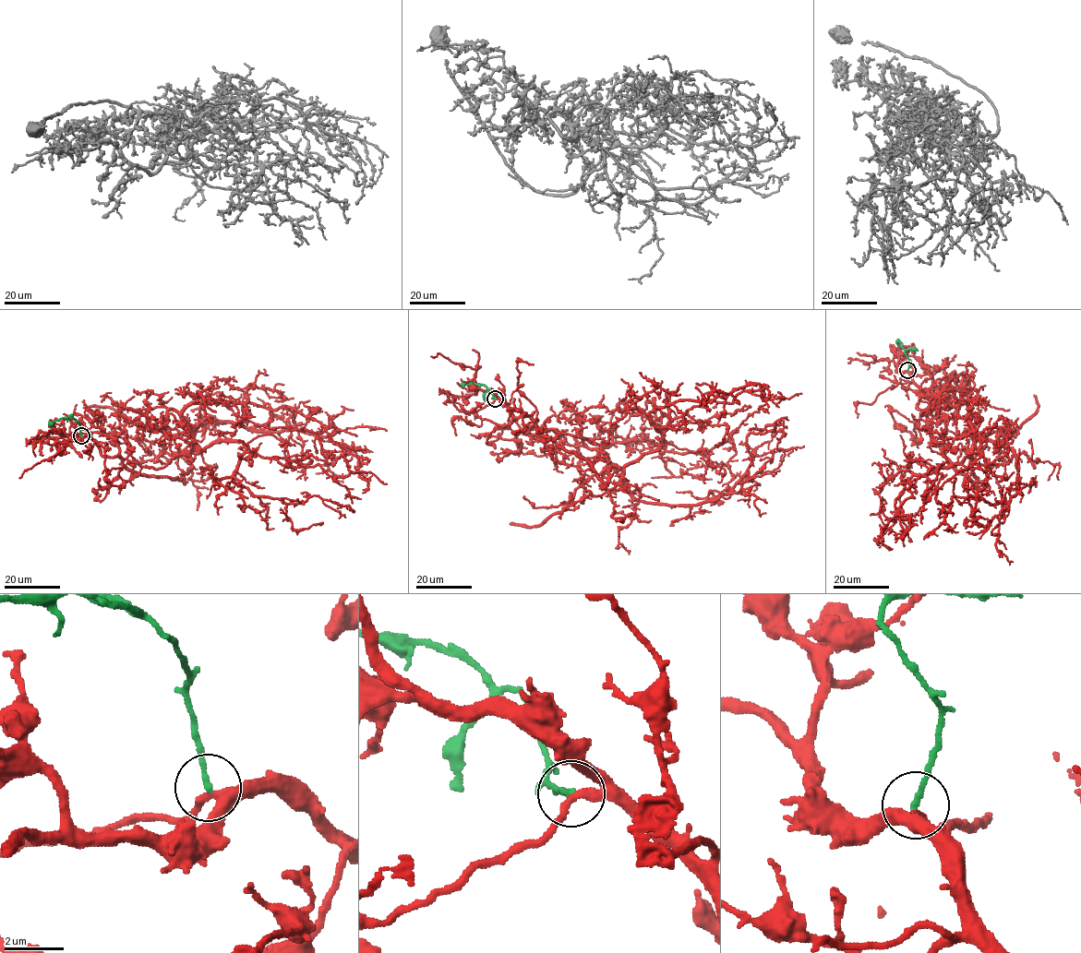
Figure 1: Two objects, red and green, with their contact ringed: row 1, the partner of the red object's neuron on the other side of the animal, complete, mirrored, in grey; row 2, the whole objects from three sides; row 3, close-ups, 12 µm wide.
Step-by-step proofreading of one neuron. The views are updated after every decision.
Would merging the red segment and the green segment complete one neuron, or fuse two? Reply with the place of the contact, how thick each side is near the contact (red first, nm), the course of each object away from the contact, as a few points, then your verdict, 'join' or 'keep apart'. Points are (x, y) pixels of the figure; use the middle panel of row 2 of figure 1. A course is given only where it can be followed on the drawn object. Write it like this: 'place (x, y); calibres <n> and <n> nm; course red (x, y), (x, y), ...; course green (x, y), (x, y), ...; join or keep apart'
place (495, 399); calibres 260 and 180 nm; course red (495, 399), (604, 485), (612, 463), (635, 499), (671, 506), (726, 494), (751, 461), (749, 434), (788, 420); course green (495, 399), (489, 389), (483, 384), (471, 383), (462, 386); keep apart

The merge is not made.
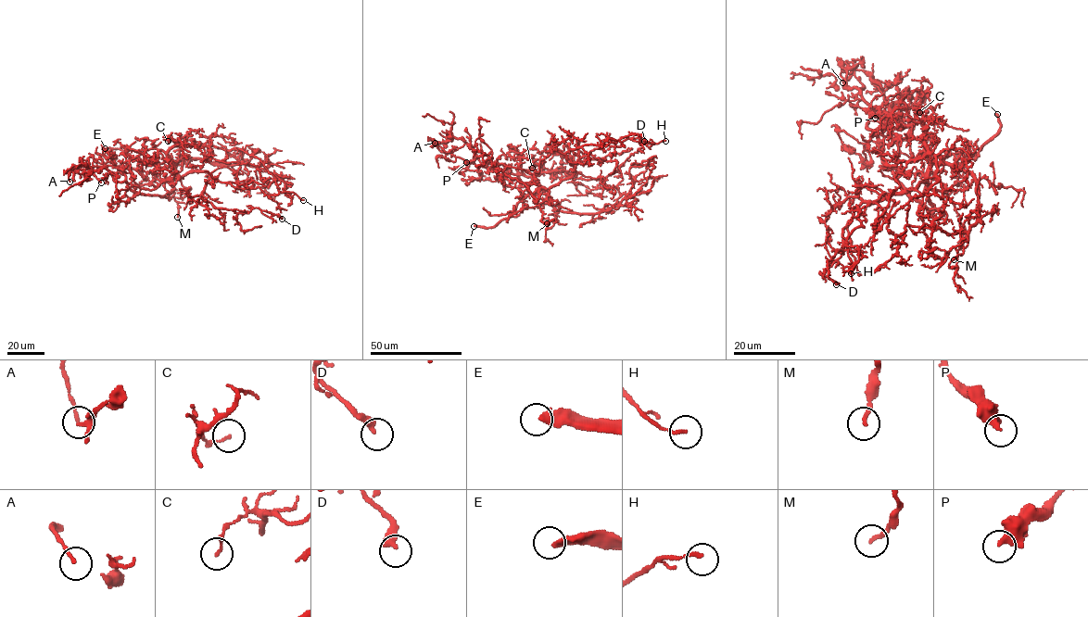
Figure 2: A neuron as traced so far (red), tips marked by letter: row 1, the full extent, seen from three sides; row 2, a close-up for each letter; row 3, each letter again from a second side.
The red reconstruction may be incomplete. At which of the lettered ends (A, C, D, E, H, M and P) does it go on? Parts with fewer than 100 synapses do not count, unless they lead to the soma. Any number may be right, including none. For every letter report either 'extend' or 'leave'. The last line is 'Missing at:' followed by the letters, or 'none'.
A: leave
C: leave
D: leave
E: extend
H: leave
M: leave
P: leave
Missing at: E

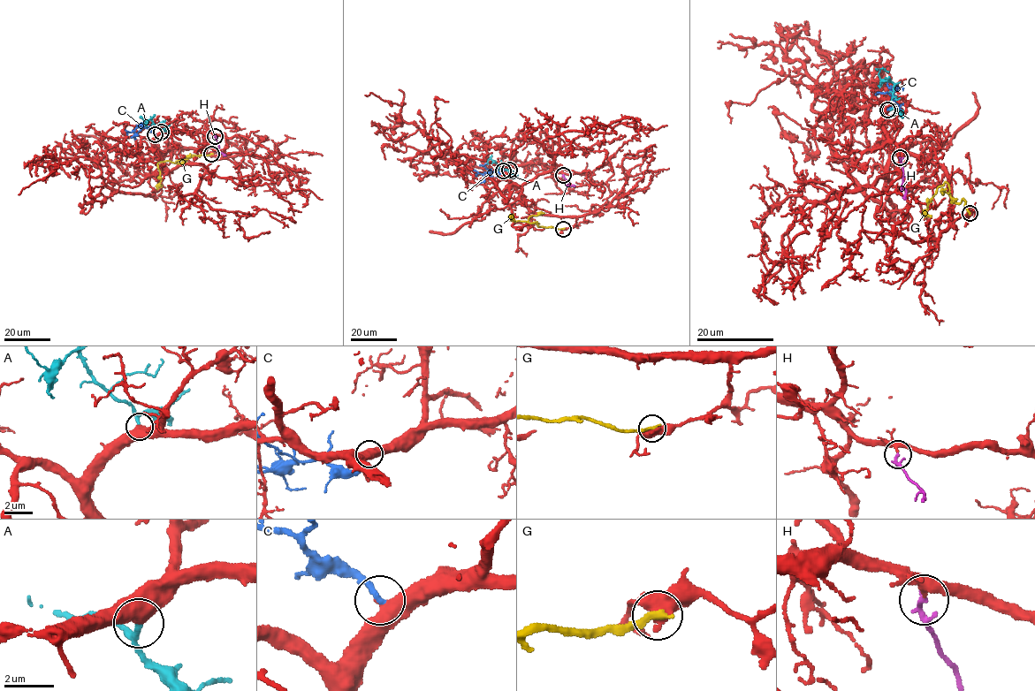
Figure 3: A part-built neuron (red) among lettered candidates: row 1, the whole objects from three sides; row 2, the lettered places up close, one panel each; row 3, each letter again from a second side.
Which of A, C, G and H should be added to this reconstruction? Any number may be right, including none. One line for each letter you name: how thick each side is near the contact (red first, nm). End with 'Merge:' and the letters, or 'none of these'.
A: 650 nm thick on the red side, 180 nm on the other
H: 200 nm thick on the red side, 220 nm on the other
Merge: A, H

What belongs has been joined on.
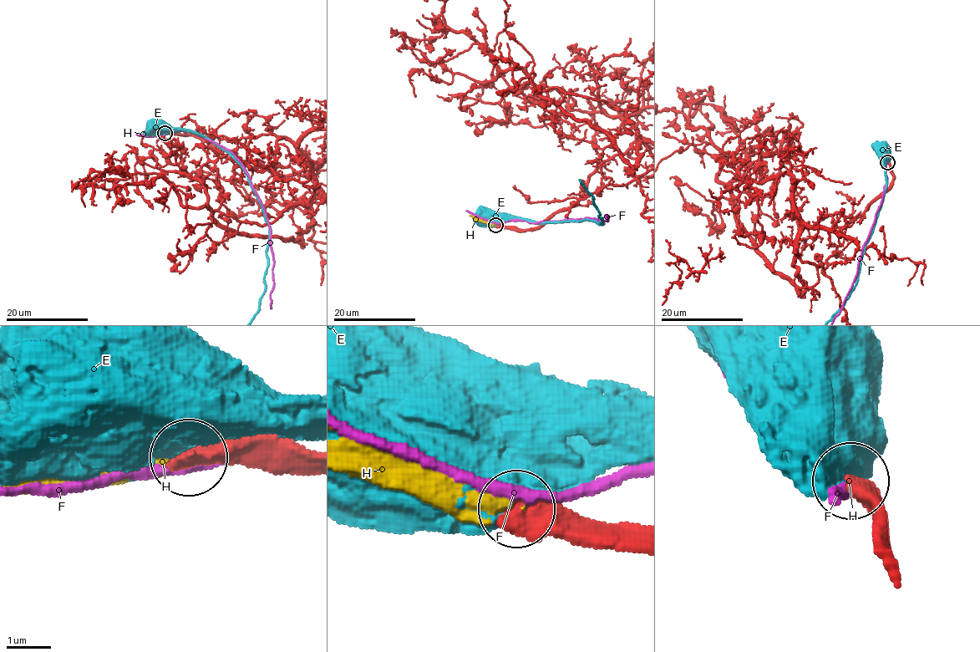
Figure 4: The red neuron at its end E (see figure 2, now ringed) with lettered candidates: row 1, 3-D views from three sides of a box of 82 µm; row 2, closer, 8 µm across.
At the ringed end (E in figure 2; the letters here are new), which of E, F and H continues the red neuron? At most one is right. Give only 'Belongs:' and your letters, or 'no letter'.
Belongs: H

